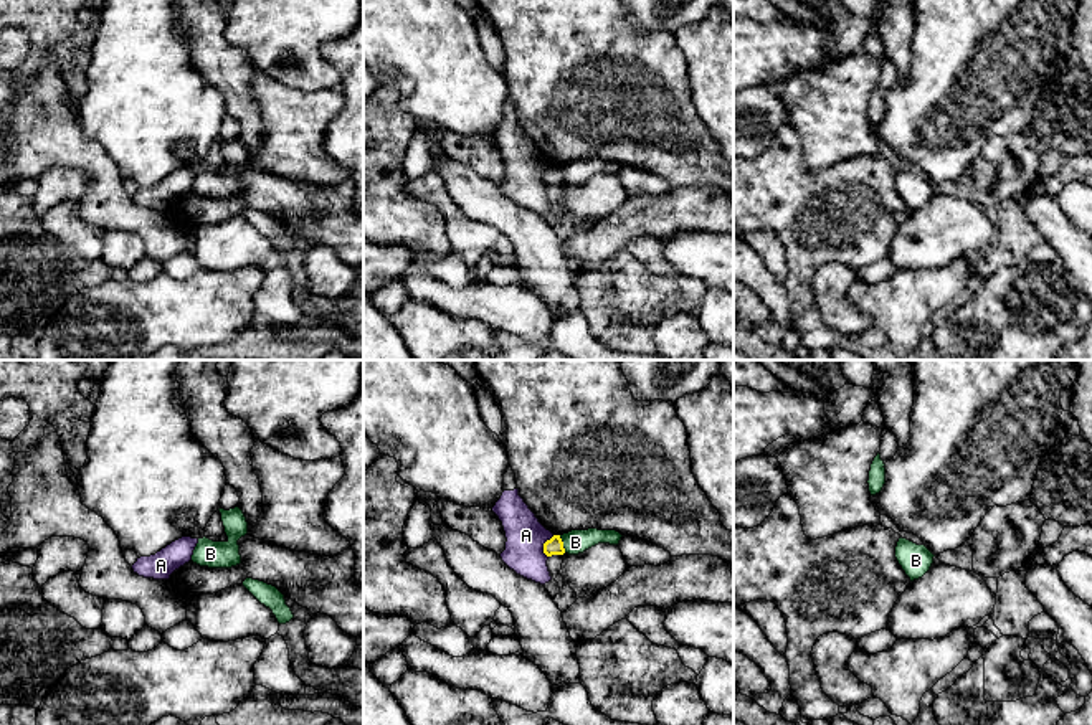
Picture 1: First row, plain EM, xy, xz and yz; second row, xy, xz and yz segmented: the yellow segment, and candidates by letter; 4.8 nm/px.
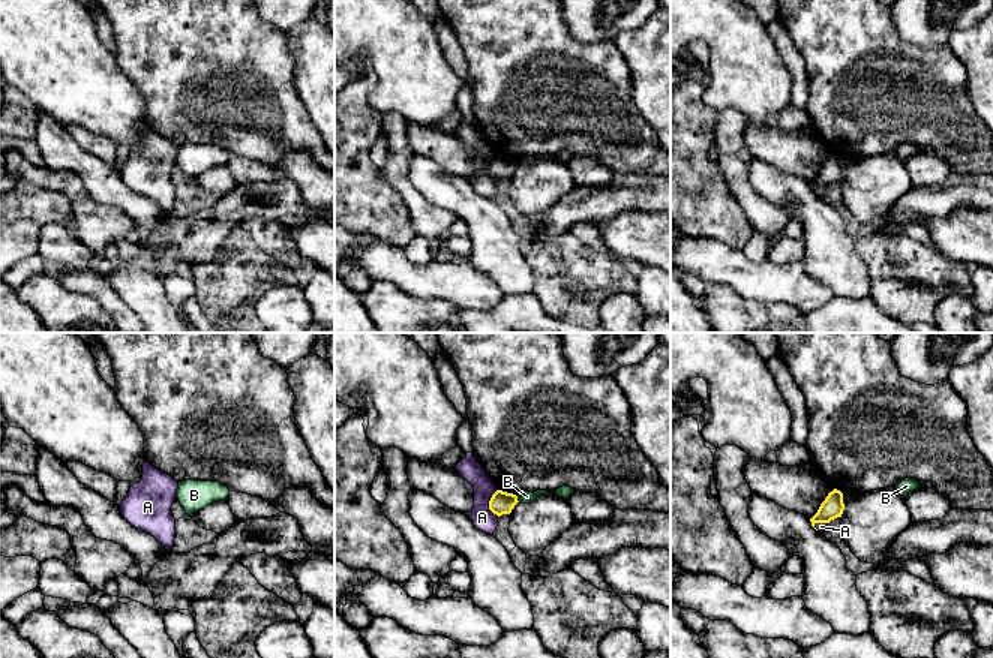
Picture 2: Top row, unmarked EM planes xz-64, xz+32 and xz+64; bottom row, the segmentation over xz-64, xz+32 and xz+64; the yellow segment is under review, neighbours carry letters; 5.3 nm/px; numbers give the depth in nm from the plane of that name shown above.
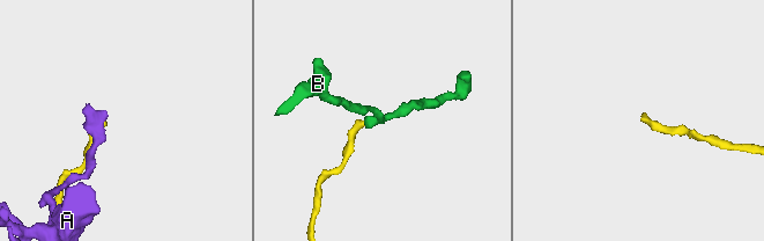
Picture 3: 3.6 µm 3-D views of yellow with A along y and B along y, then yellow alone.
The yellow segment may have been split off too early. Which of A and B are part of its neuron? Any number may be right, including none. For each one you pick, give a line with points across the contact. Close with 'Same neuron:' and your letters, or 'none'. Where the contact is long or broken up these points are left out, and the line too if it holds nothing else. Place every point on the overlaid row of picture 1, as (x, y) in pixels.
Same neuron: none

